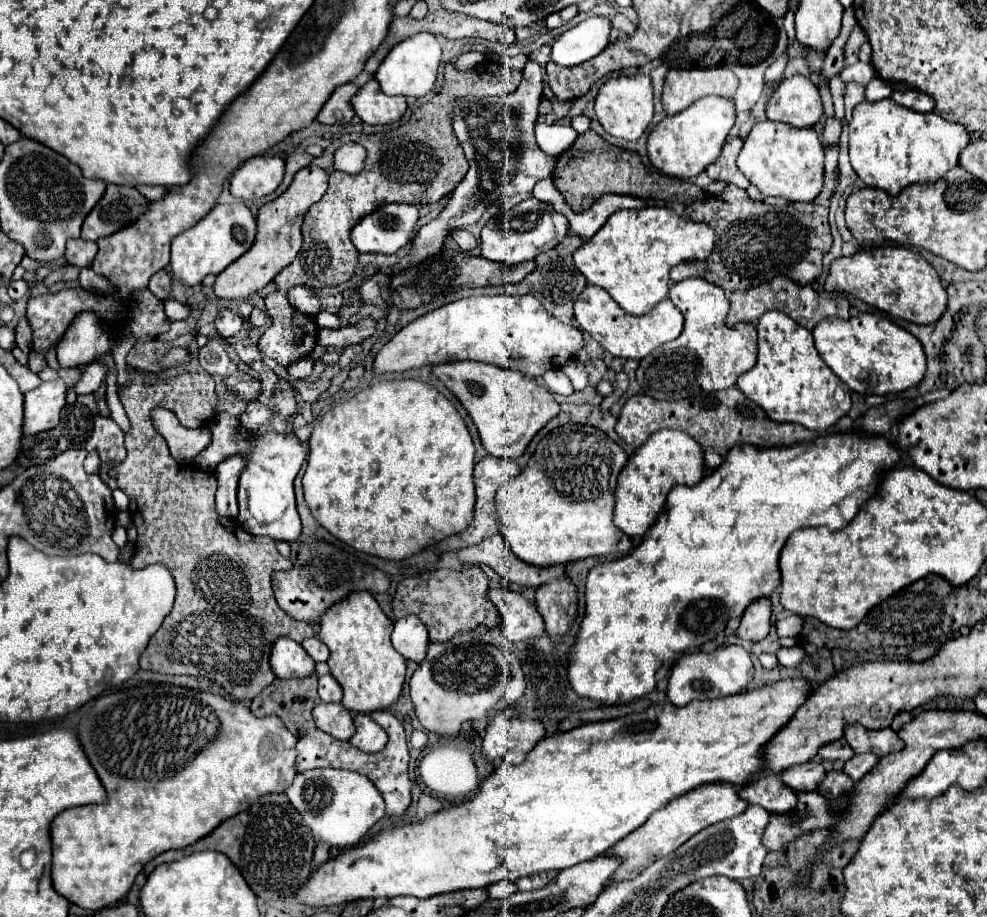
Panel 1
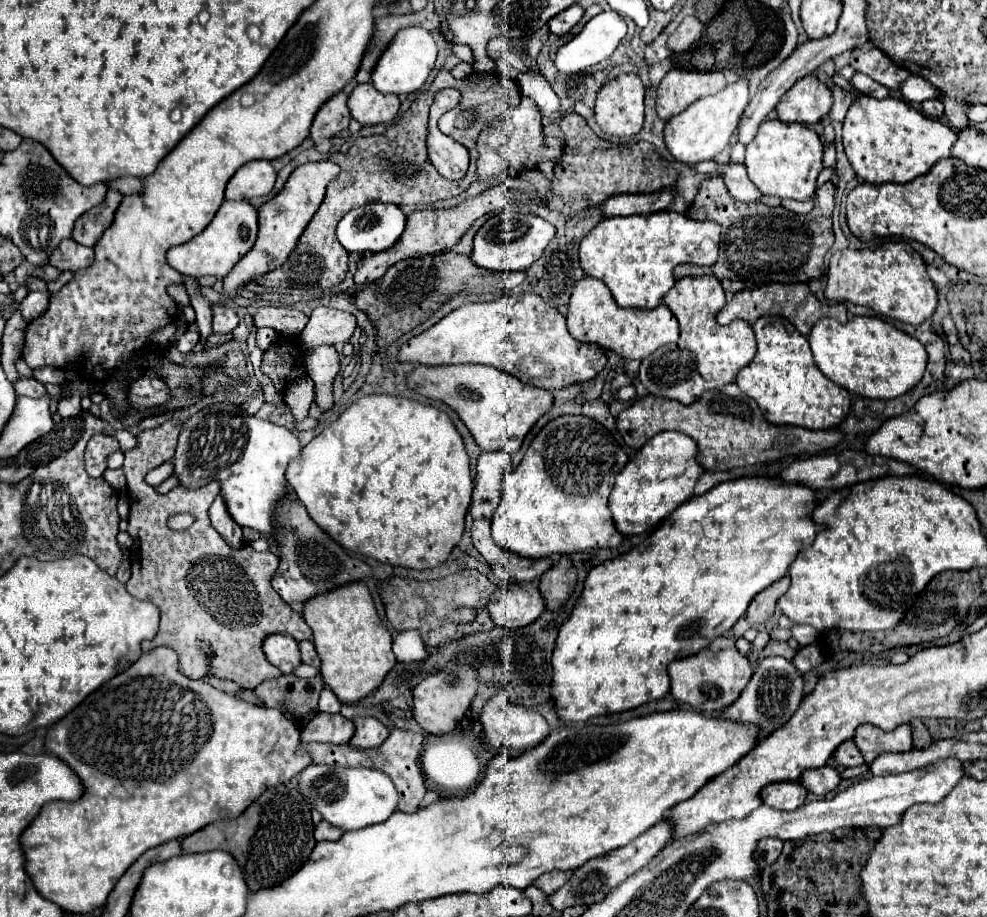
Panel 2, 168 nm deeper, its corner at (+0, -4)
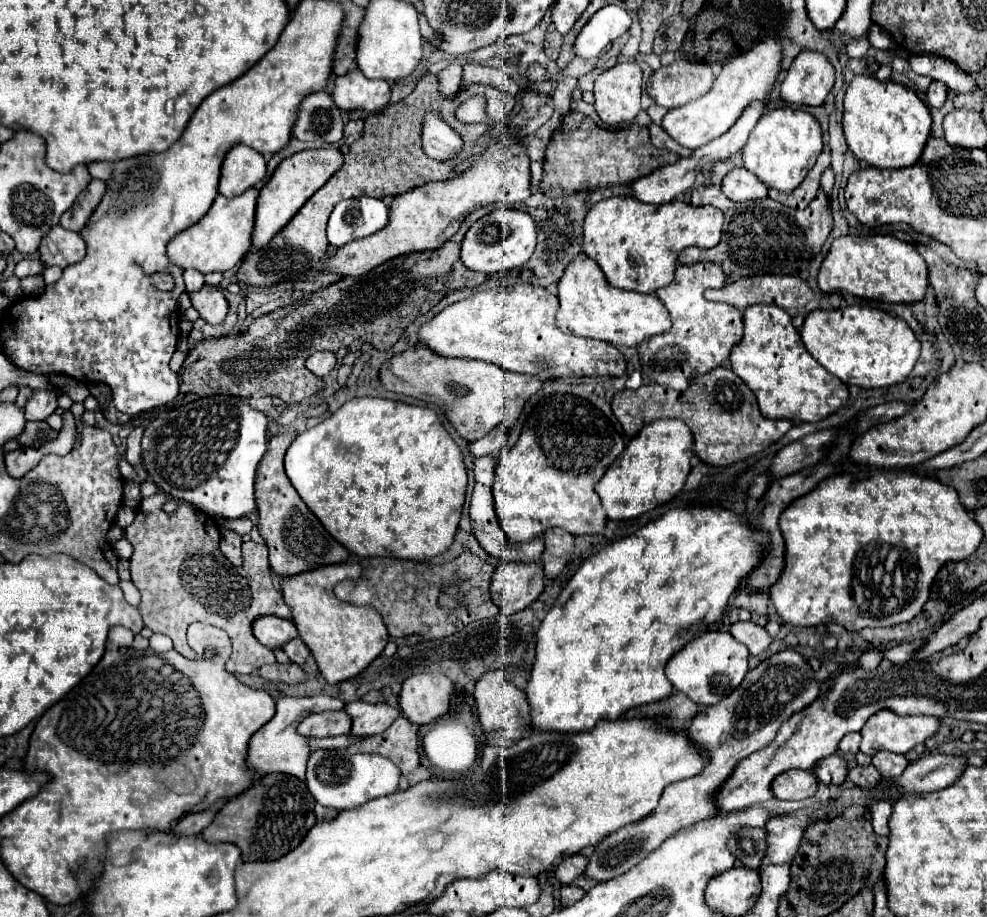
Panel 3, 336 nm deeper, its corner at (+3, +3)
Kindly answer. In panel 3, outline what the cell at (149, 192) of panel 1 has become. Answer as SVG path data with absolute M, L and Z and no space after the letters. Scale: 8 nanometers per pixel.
M102 161L100 163L90 163L88 171L96 179L108 179L112 175L112 163L102 163Z

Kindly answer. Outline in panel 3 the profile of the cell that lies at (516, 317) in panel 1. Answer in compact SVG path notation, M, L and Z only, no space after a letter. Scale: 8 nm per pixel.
M518 285L516 287L498 287L490 291L478 291L468 299L462 299L458 303L448 305L444 311L440 311L434 319L430 319L420 329L420 343L428 345L432 351L444 357L466 357L466 359L478 359L486 363L494 363L506 371L516 373L528 373L542 381L556 379L556 377L586 377L586 375L610 375L620 377L626 371L626 359L624 355L606 341L596 339L578 339L572 335L562 333L556 323L554 315L558 309L558 299L550 291L536 287L536 285Z

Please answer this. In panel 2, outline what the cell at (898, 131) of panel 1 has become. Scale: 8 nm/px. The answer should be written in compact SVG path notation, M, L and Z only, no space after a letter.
M859 96L851 104L843 124L845 154L855 174L869 184L907 184L917 176L927 174L939 160L951 158L951 146L955 140L957 132L953 132L947 124L923 116L899 98L877 100Z

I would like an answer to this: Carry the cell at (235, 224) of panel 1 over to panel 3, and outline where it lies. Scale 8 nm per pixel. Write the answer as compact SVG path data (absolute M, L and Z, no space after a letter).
M248 189L238 197L226 199L218 195L210 207L210 211L192 227L180 231L168 243L168 257L174 265L182 269L198 269L200 273L212 271L228 271L234 269L252 245L252 231L254 231L254 213L256 213L256 199L258 189Z

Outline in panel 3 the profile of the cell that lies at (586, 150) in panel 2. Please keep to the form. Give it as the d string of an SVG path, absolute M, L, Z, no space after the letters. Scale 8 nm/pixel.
M568 111L546 147L540 191L544 195L558 197L580 189L598 189L624 183L630 185L654 169L674 163L676 159L676 153L652 145L648 127L634 123L624 129L606 129L578 111Z

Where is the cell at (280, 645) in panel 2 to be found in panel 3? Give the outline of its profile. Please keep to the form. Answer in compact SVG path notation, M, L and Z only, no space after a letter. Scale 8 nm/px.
M264 615L258 617L254 623L254 637L266 645L268 649L282 649L284 643L298 637L296 625L290 619L282 619L276 615Z

